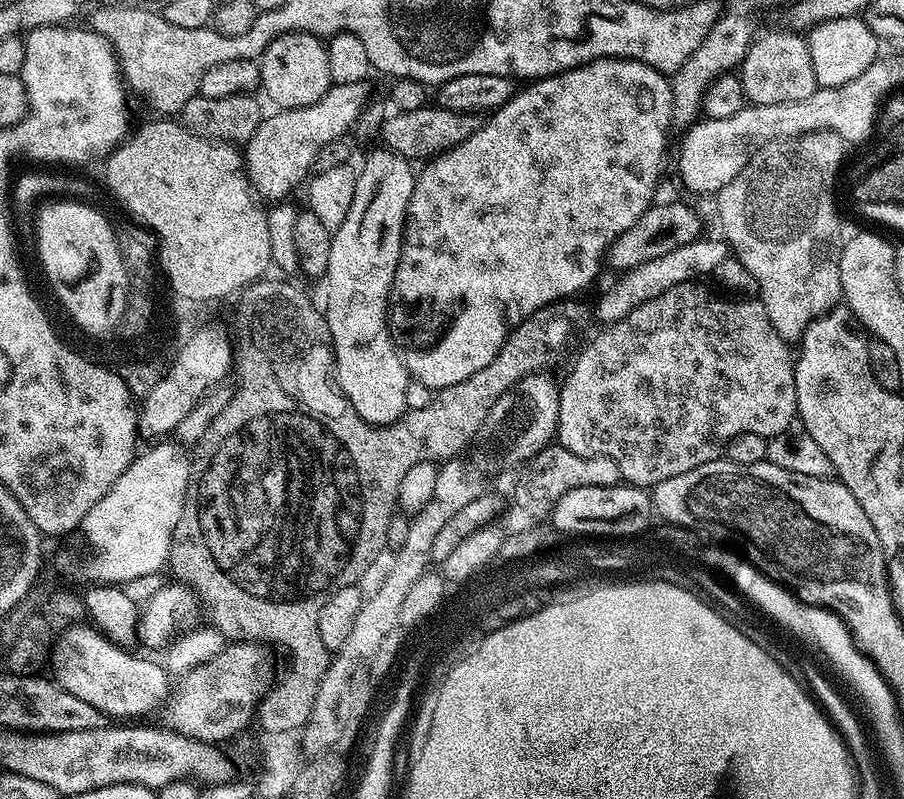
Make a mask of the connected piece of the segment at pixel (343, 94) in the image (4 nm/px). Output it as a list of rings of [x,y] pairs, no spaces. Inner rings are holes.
[[[367,83],[333,84],[325,96],[318,98],[318,102],[314,102],[310,106],[276,110],[273,111],[273,116],[265,115],[261,119],[258,130],[254,130],[254,134],[242,148],[244,171],[247,175],[248,183],[252,186],[253,193],[261,201],[283,201],[287,197],[284,195],[290,193],[299,184],[300,179],[302,179],[302,182],[313,171],[318,150],[322,150],[322,146],[326,146],[330,142],[341,139],[345,134],[348,134],[344,132],[351,130],[352,123],[359,118],[360,111],[363,110],[364,103],[368,100],[368,87]]]

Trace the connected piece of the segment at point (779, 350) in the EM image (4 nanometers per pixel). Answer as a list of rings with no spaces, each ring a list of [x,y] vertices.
[[[696,282],[679,284],[662,294],[658,298],[650,298],[650,302],[642,302],[626,318],[609,323],[605,332],[600,332],[580,352],[572,373],[560,384],[560,413],[556,423],[558,442],[566,450],[574,450],[574,454],[583,456],[605,456],[614,458],[618,462],[621,477],[627,483],[637,488],[651,489],[658,482],[666,478],[674,478],[678,474],[686,474],[686,470],[694,470],[711,460],[719,460],[725,455],[728,440],[743,432],[758,434],[771,438],[785,432],[791,426],[796,414],[796,387],[794,386],[794,356],[788,348],[789,343],[784,341],[774,330],[770,318],[766,314],[764,305],[756,298],[732,298],[723,300],[715,296],[708,288],[699,288]]]

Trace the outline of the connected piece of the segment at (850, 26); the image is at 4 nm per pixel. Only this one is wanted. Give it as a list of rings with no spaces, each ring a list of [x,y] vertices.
[[[859,15],[843,16],[815,25],[807,33],[810,62],[814,68],[814,78],[822,88],[841,88],[852,80],[861,79],[868,69],[877,63],[876,44],[878,37],[873,25]]]

